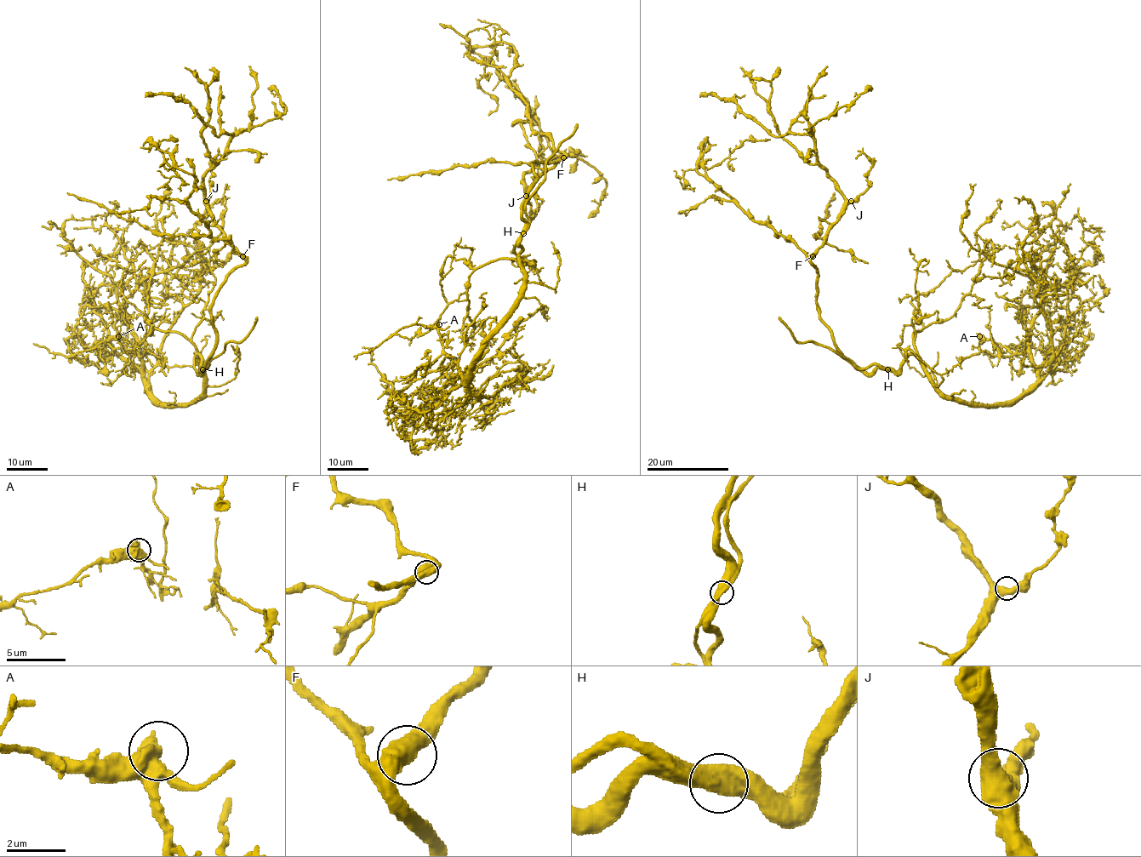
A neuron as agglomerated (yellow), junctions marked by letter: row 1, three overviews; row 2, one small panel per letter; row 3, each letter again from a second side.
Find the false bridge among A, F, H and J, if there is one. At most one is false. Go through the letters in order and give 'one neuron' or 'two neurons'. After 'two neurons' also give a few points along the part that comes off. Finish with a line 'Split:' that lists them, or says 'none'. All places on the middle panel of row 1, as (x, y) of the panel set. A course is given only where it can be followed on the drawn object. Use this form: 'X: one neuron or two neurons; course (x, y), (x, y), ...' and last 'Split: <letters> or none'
A: one neuron
F: one neuron
H: one neuron
J: one neuron
Split: none

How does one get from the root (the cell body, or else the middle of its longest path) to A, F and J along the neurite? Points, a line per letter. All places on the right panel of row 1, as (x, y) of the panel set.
A: (887, 369), (896, 371), (913, 355), (947, 396), (984, 404), (1013, 401), (1036, 379), (1033, 359), (979, 336)
F: (887, 369), (877, 364), (857, 368), (834, 342), (831, 329), (819, 316), (818, 271), (810, 261), (812, 256)
J: (887, 369), (877, 364), (857, 368), (834, 342), (817, 302), (818, 271), (809, 257), (851, 201)

